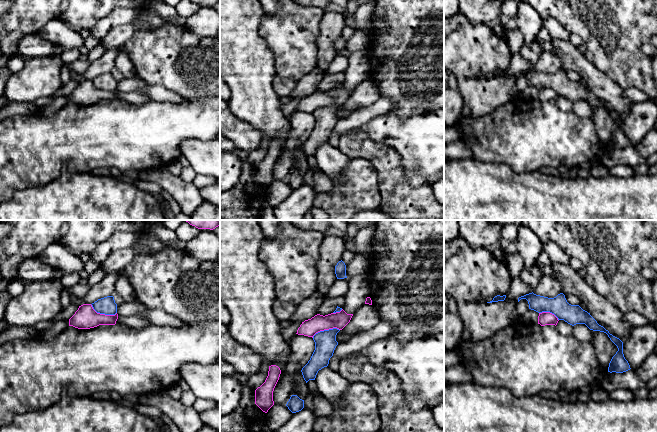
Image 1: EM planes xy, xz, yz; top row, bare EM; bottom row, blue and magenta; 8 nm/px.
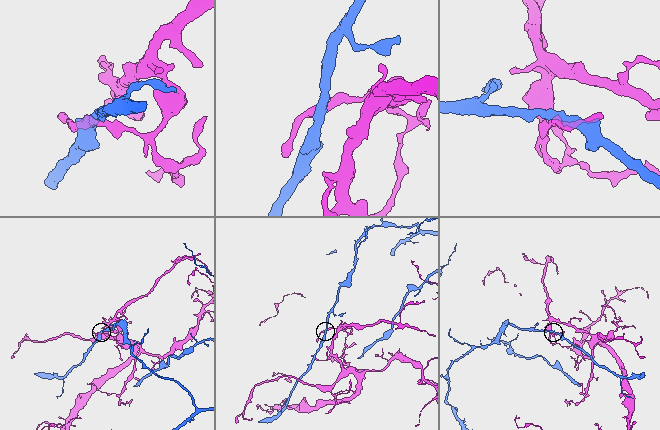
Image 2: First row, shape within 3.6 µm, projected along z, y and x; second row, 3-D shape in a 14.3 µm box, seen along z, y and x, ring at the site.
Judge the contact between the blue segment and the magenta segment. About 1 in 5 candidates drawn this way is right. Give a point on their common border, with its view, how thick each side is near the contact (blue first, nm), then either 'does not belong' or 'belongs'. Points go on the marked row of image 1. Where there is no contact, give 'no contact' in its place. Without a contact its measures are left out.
meets blue in xy at (103, 313); 140 nm thick on the blue side, 180 nm on the other; does not belong

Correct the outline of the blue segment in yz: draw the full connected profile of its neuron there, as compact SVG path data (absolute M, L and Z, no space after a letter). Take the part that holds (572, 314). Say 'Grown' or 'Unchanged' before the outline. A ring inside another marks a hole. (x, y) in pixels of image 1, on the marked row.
Unchanged. M532 292L519 297L518 302L521 299L526 299L529 304L529 309L538 313L550 312L554 314L558 320L564 320L572 326L585 324L590 330L606 333L618 348L618 351L609 363L608 372L623 373L631 369L623 354L623 342L610 334L603 326L599 325L590 313L583 310L579 305L569 304L563 293L558 294L554 298L548 298L536 295Z

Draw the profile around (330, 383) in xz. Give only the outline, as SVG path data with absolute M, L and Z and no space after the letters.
M328 366L318 371L315 382L318 391L332 402L341 400L350 384L338 371L334 371Z

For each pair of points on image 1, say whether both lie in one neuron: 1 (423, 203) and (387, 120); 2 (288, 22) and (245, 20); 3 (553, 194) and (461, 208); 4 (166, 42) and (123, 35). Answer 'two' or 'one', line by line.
1: two
2: two
3: one
4: two

